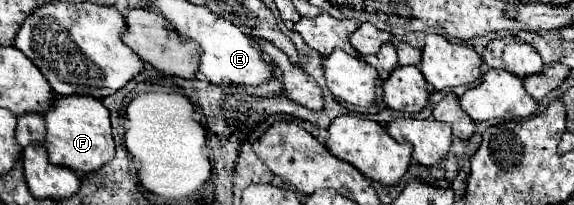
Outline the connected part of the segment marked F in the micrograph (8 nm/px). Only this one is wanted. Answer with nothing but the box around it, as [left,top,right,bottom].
[44,97,114,173]

